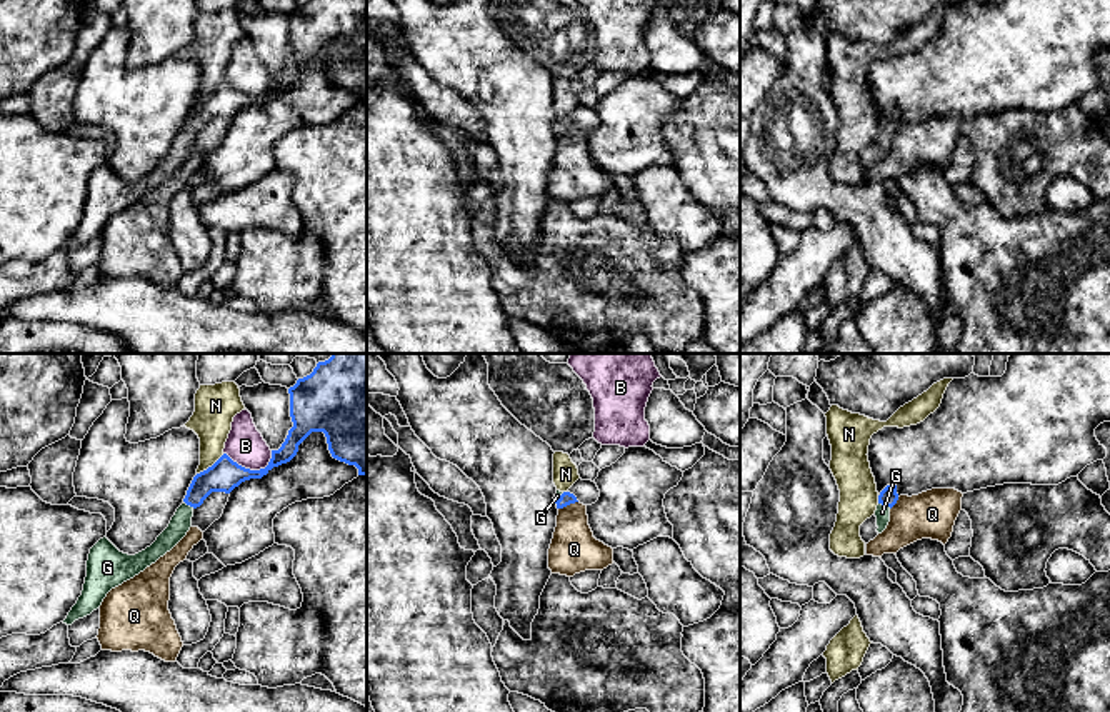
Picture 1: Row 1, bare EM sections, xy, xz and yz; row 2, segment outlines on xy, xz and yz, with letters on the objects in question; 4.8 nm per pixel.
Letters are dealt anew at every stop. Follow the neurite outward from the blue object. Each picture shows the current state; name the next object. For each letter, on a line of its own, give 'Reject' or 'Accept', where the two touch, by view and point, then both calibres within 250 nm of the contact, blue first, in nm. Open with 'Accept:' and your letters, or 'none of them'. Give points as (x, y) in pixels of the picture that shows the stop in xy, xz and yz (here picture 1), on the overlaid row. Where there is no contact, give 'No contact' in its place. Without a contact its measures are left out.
Accept: G
B: Reject. Touches blue at xy (249, 469). Thickness 160 nm (blue) against 190 nm
G: Accept. Touches blue at yz (885, 506). Thickness 90 nm (blue) against 70 nm
N: Reject. Touches blue at xy (212, 466). Thickness 160 nm (blue) against 190 nm
Q: Reject. Touches blue at xz (567, 504). Thickness 70 nm (blue) against 240 nm

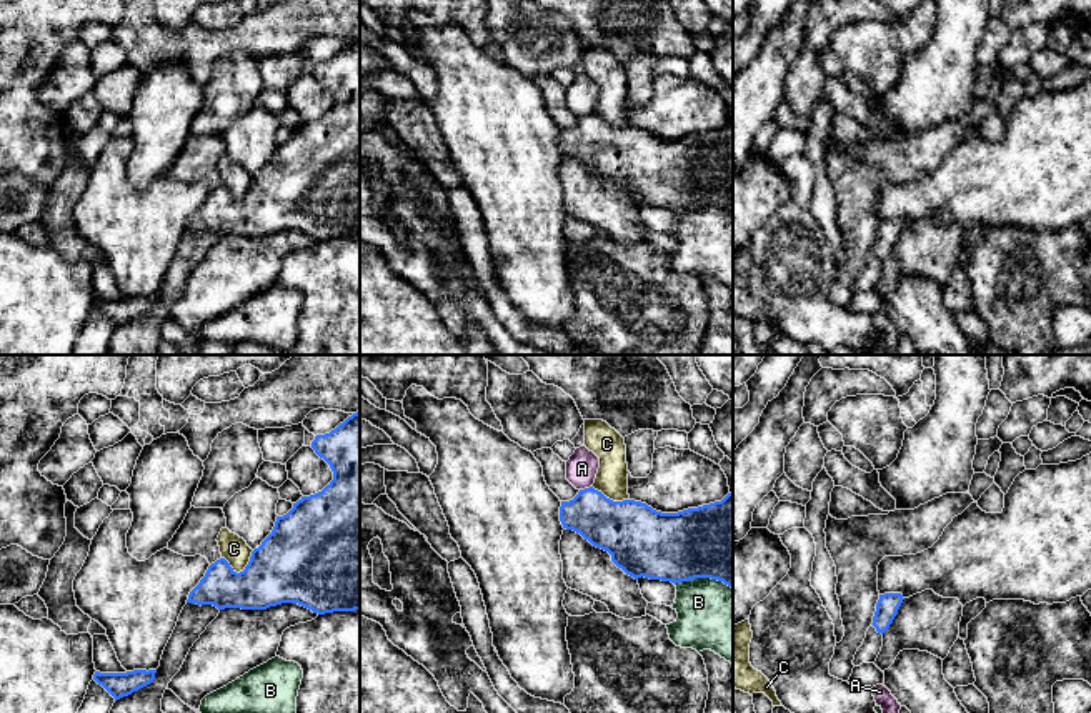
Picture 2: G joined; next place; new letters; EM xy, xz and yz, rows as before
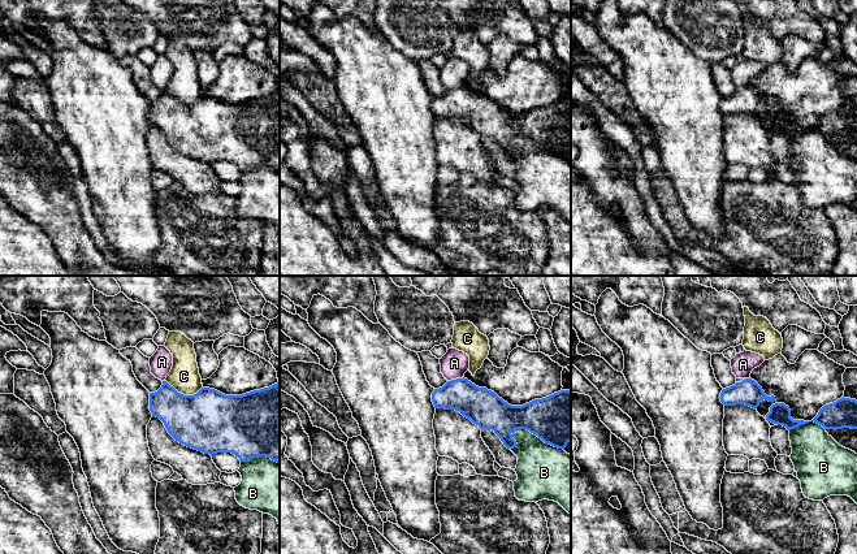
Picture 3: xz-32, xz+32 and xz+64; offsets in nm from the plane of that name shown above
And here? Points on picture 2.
Accept: none of them
A: Reject. Touches blue at xz (585, 488). Thickness 260 nm (blue) against 150 nm
B: Reject. Touches blue at xz (703, 577). Thickness 400 nm (blue) against 320 nm
C: Reject. Touches blue at xy (244, 570). Thickness 380 nm (blue) against 130 nm

